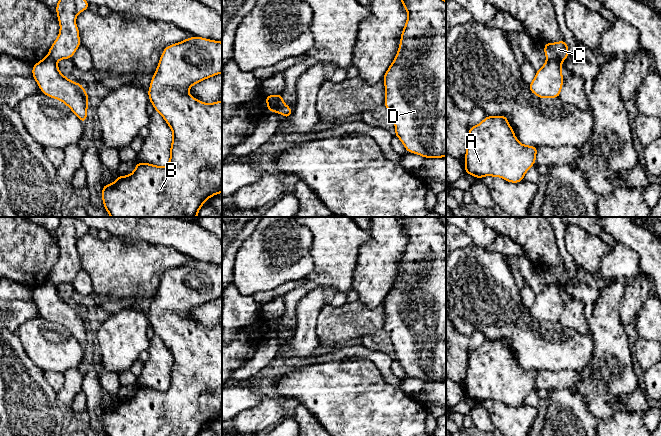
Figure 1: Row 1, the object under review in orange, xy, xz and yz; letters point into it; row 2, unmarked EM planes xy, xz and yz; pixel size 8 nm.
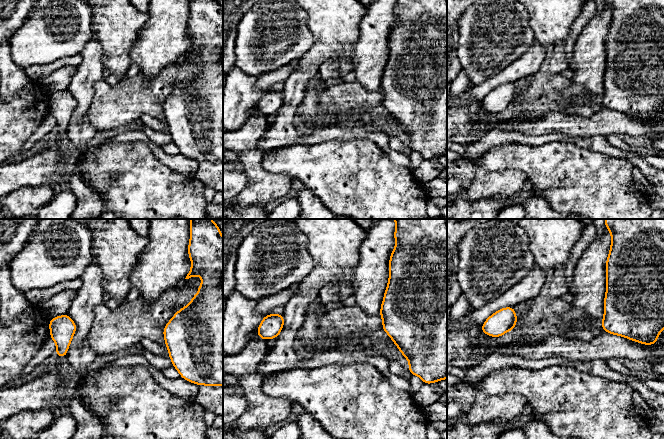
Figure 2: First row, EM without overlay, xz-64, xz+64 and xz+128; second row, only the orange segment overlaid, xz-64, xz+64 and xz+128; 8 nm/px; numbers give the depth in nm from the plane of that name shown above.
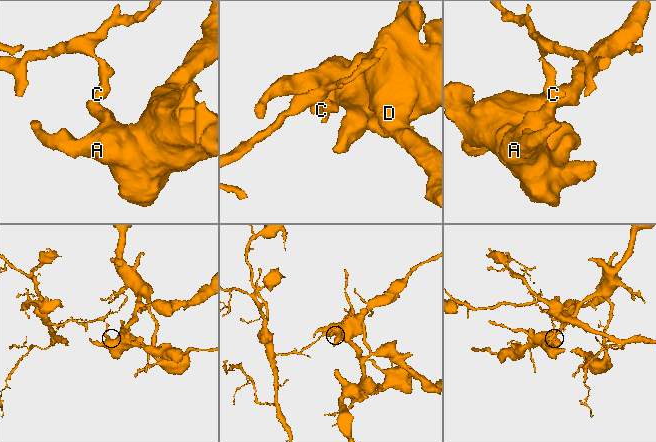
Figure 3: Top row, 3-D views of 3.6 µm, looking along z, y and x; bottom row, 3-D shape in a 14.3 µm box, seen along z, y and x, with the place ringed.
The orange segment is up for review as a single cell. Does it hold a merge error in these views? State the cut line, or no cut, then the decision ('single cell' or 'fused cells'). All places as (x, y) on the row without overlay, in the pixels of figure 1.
xz (277, 319), (276, 332), (274, 334) | fused cells

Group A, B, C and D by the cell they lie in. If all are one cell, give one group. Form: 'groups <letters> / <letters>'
groups A B D / C

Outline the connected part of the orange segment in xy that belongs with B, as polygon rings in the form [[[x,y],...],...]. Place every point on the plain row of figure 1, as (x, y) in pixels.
[[[194,260],[179,267],[168,269],[163,274],[148,313],[148,320],[155,335],[164,342],[173,357],[169,387],[166,391],[159,391],[150,387],[137,386],[132,398],[127,400],[118,399],[118,402],[112,408],[103,408],[102,424],[107,436],[198,436],[206,424],[218,417],[222,417],[222,324],[206,328],[188,317],[191,310],[220,297],[222,297],[222,266]]]

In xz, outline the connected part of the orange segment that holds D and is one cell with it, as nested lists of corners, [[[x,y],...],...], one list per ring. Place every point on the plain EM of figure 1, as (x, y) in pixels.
[[[399,217],[408,237],[398,276],[383,300],[384,330],[389,334],[397,360],[408,377],[424,382],[446,381],[446,225],[439,217]]]

